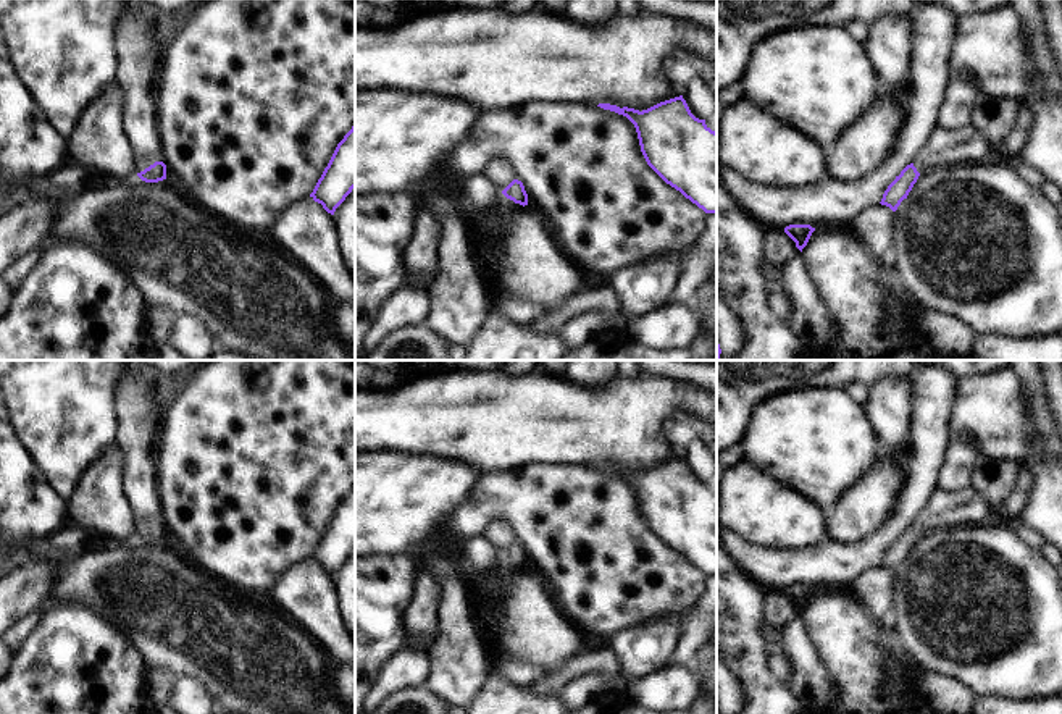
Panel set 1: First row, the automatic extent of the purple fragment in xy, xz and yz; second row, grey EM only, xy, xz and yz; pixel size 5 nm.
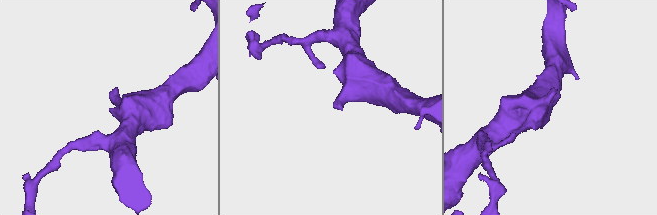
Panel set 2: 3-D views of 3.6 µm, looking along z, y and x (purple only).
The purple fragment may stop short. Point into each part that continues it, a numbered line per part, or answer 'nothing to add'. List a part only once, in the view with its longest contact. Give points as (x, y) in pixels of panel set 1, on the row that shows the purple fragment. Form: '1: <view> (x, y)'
1: xy (141, 163)

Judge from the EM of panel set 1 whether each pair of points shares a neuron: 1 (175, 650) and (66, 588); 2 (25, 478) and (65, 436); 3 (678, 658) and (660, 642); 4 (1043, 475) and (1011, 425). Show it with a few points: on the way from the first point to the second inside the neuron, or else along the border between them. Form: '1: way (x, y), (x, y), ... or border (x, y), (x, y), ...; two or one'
1: way (147, 622), (113, 588), (94, 588); one
2: border (16, 436), (44, 480), (60, 496); two
3: border (681, 630), (675, 650), (664, 664); two
4: border (1035, 427), (1028, 453), (1020, 462); two

